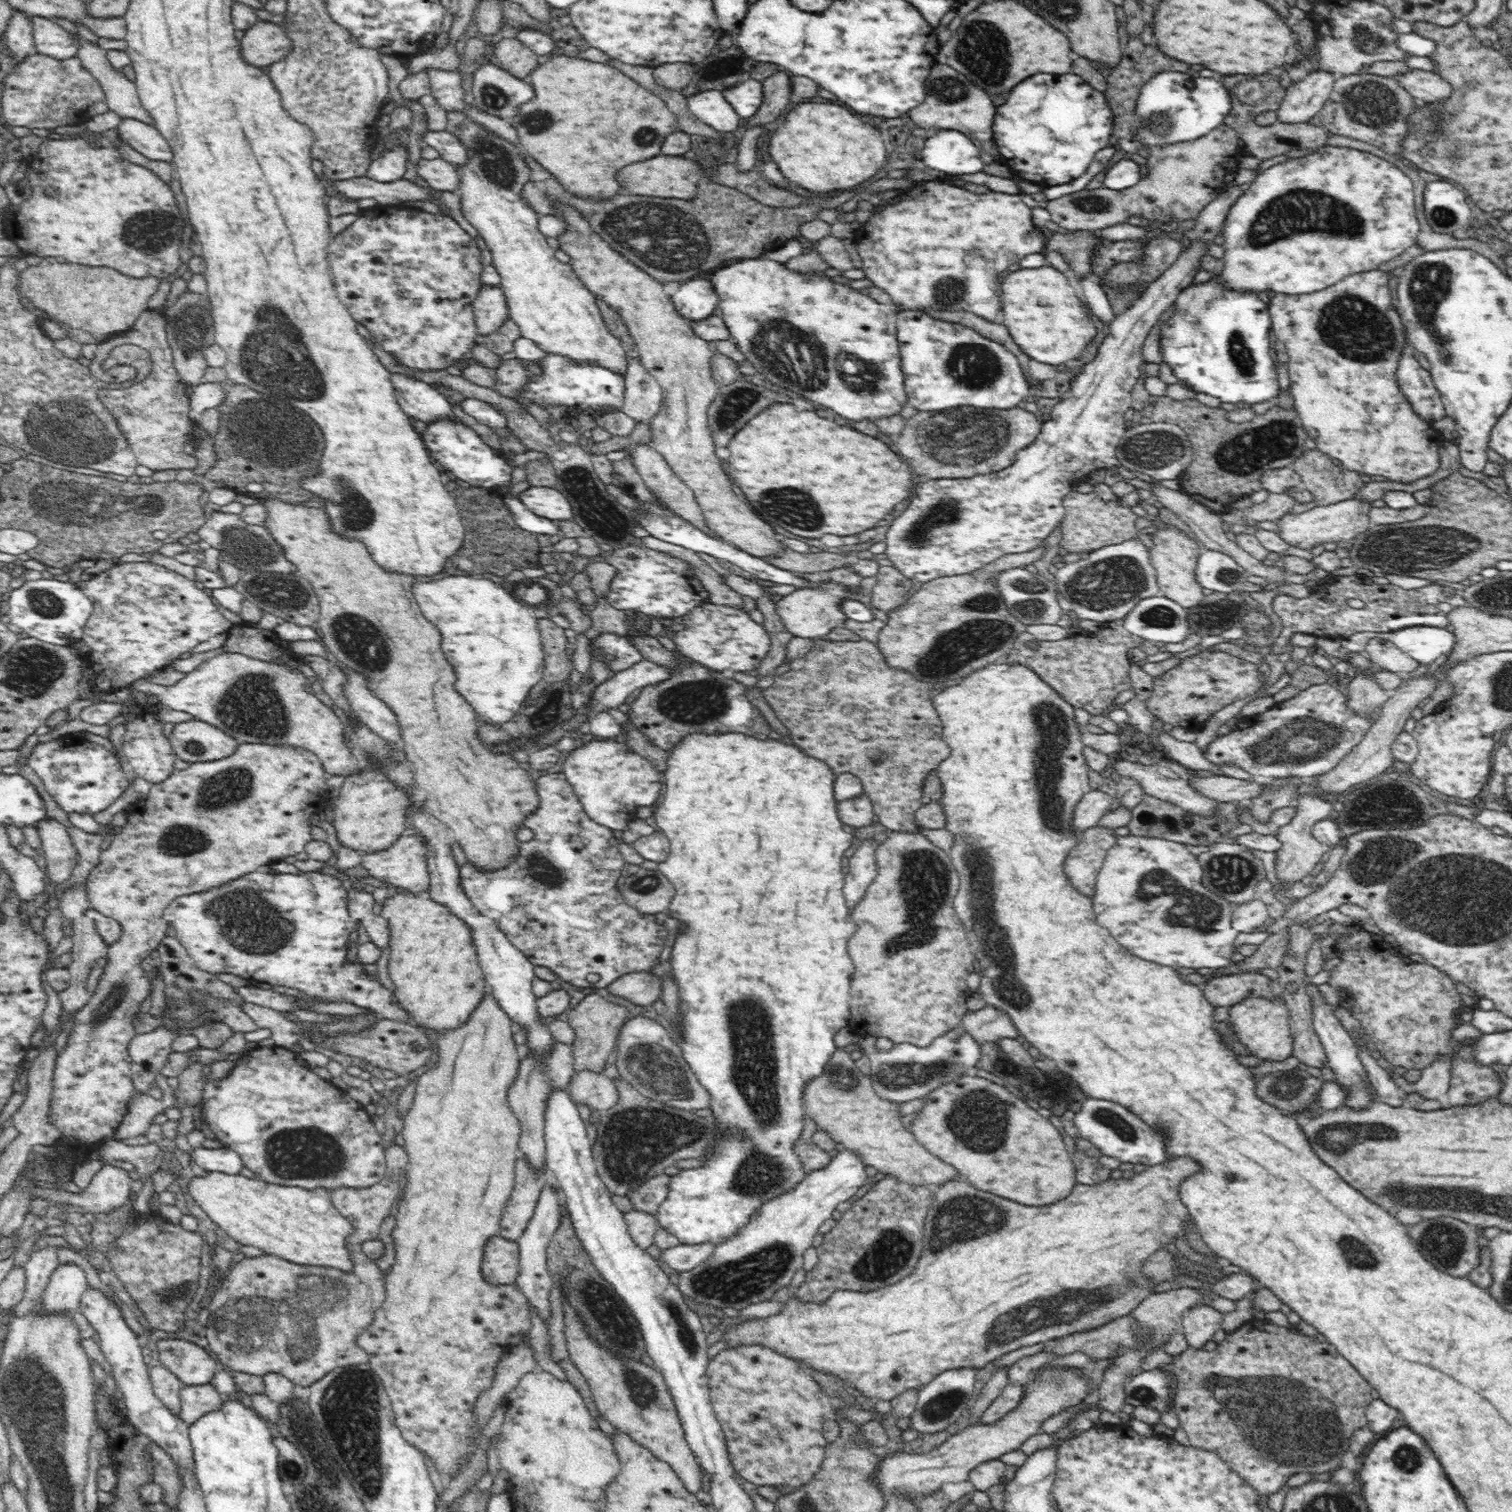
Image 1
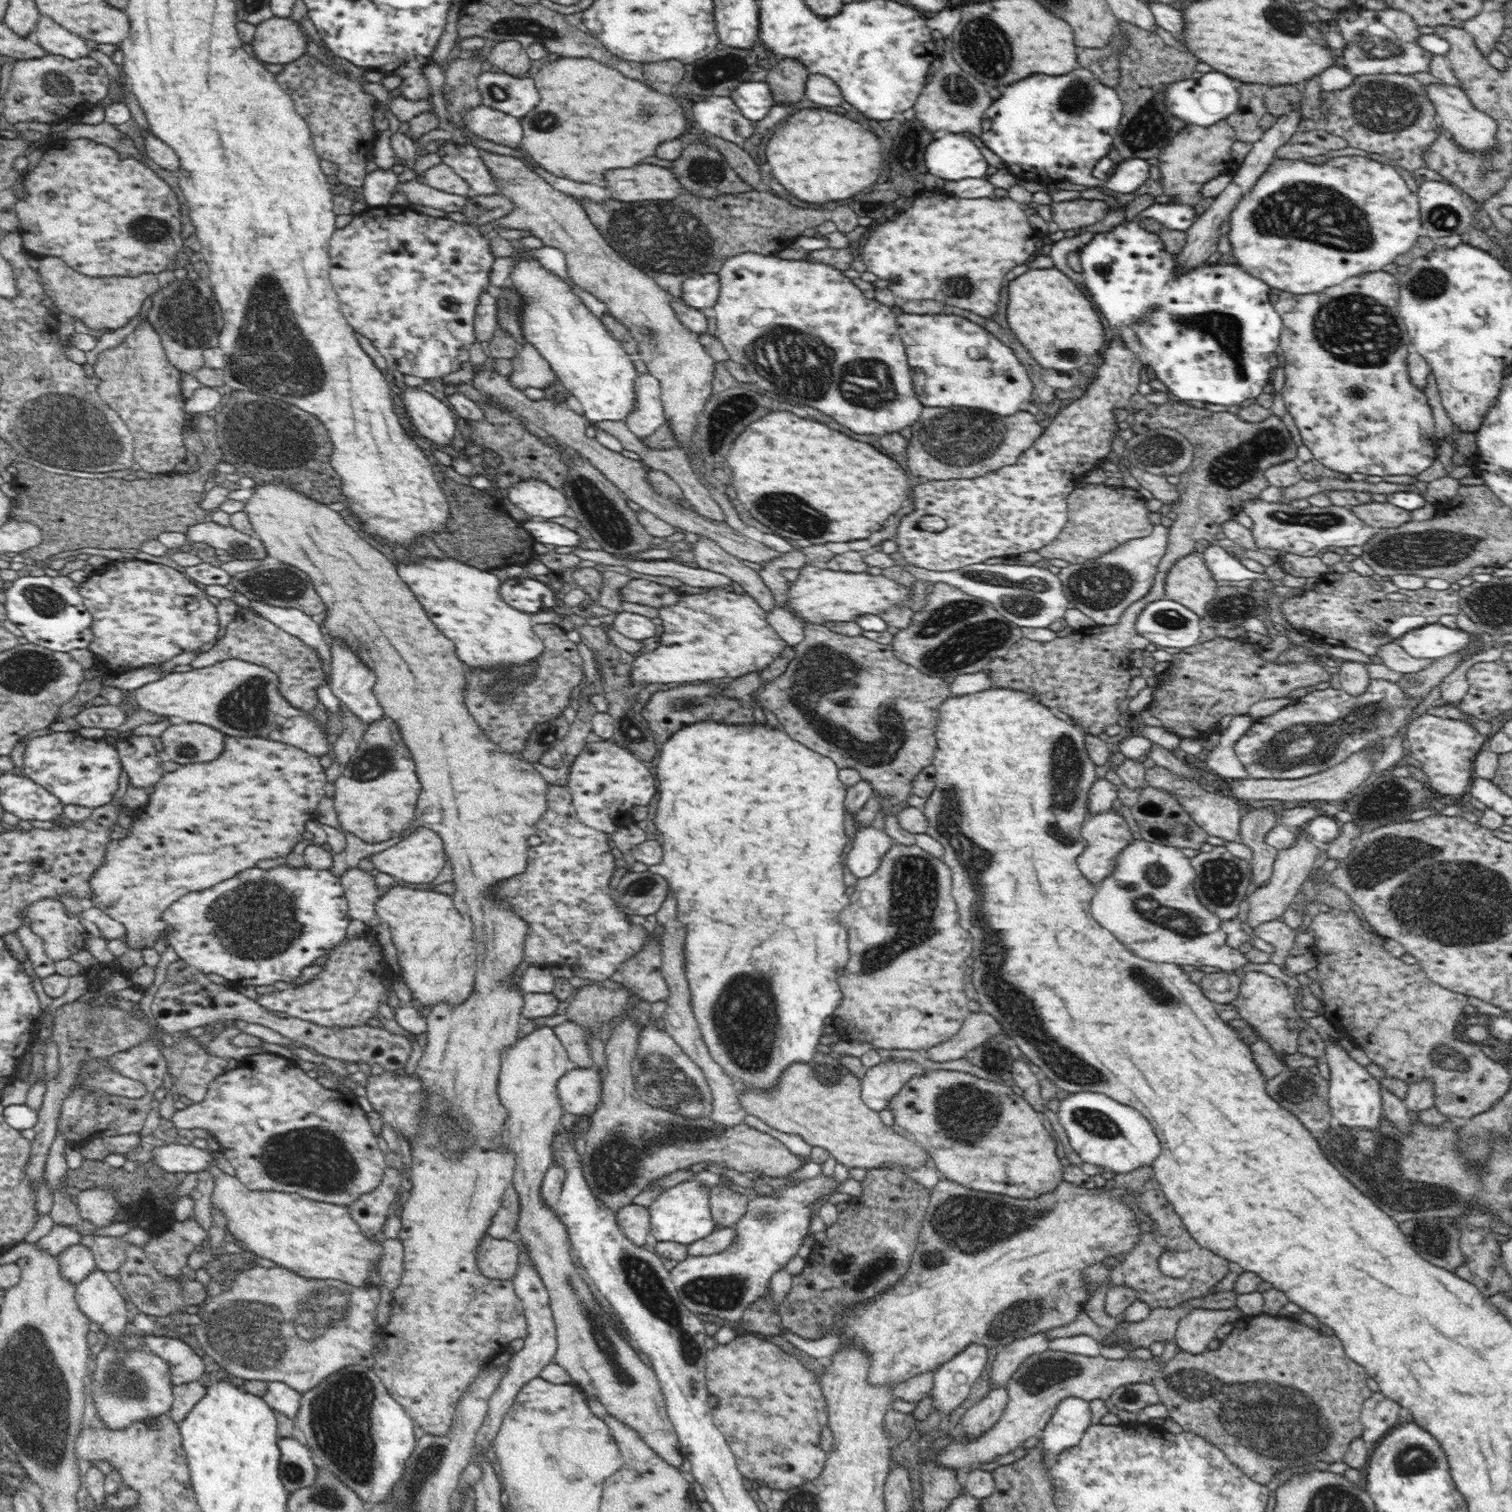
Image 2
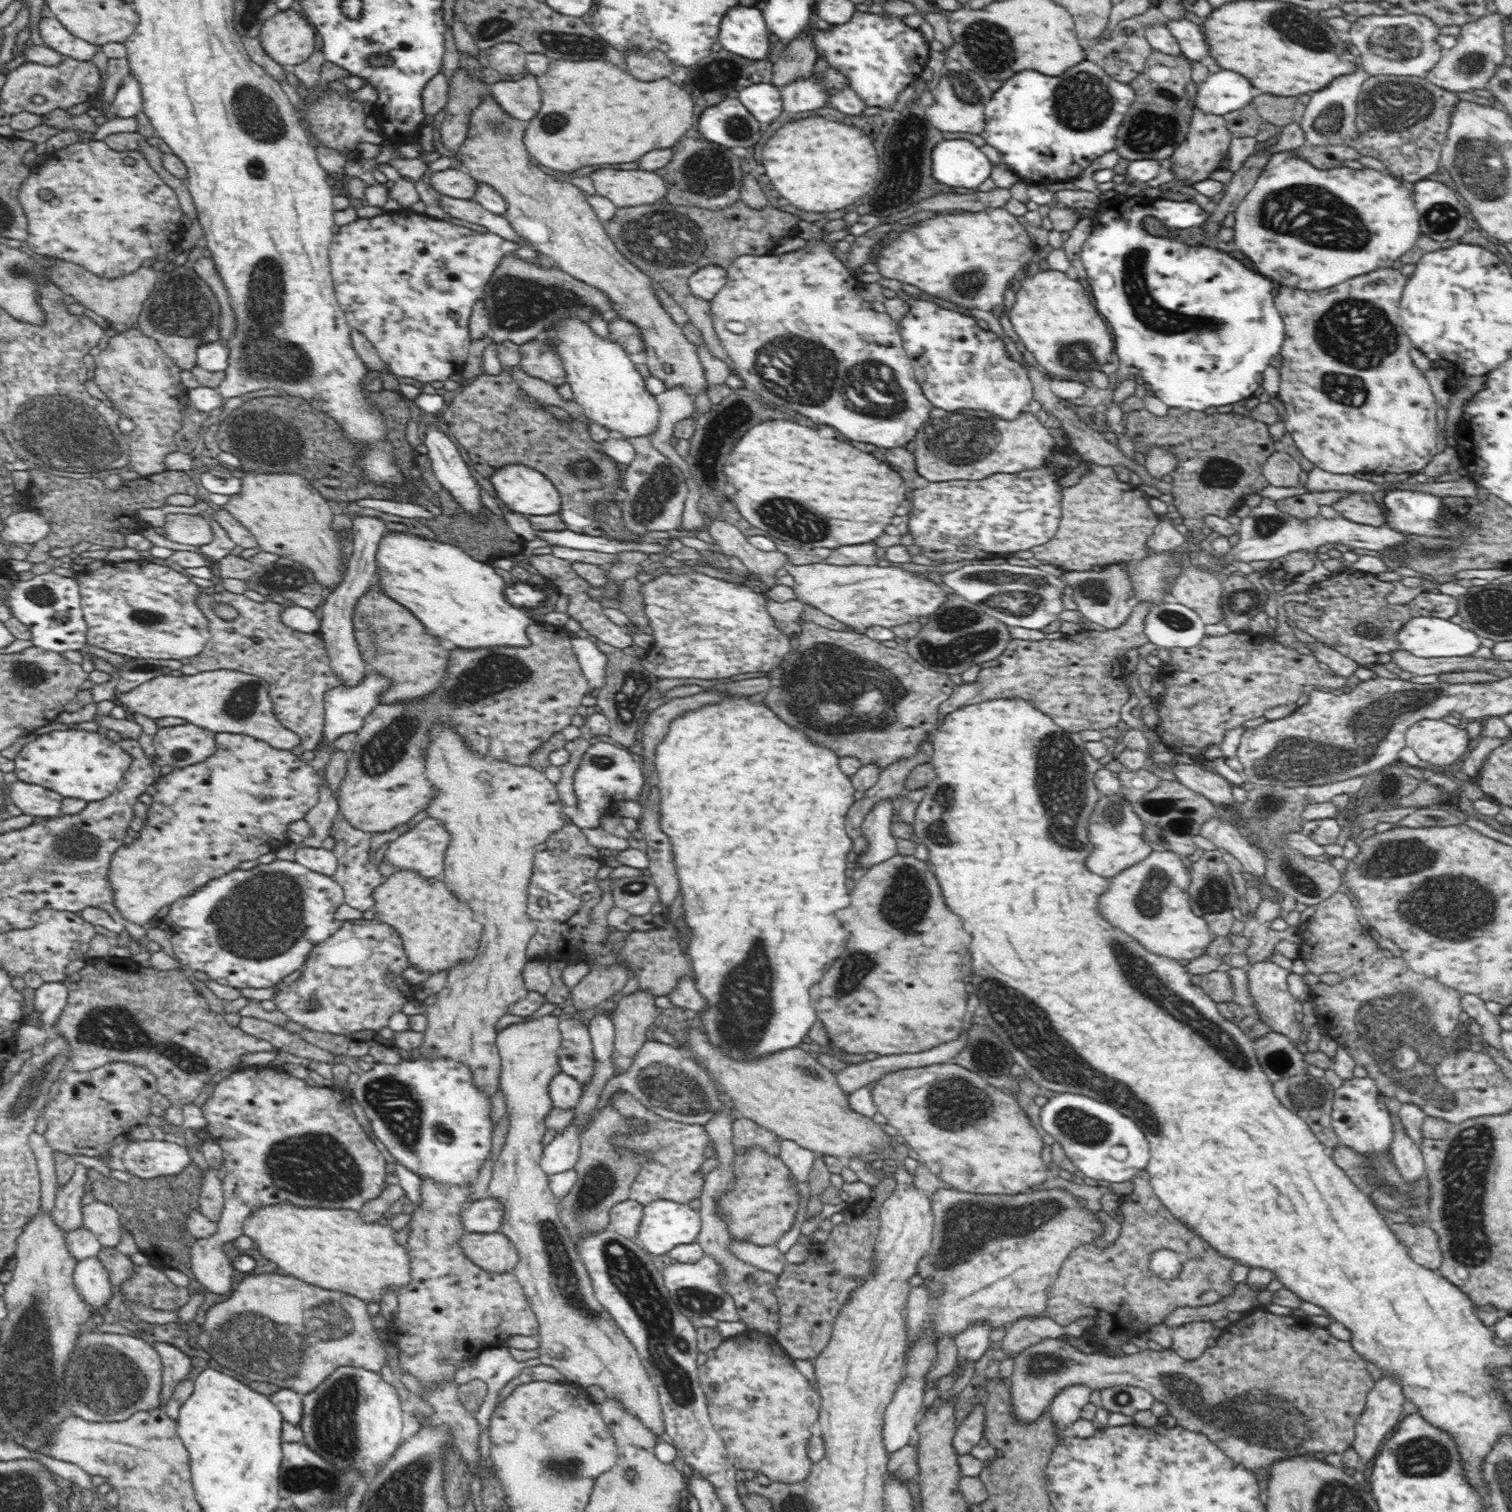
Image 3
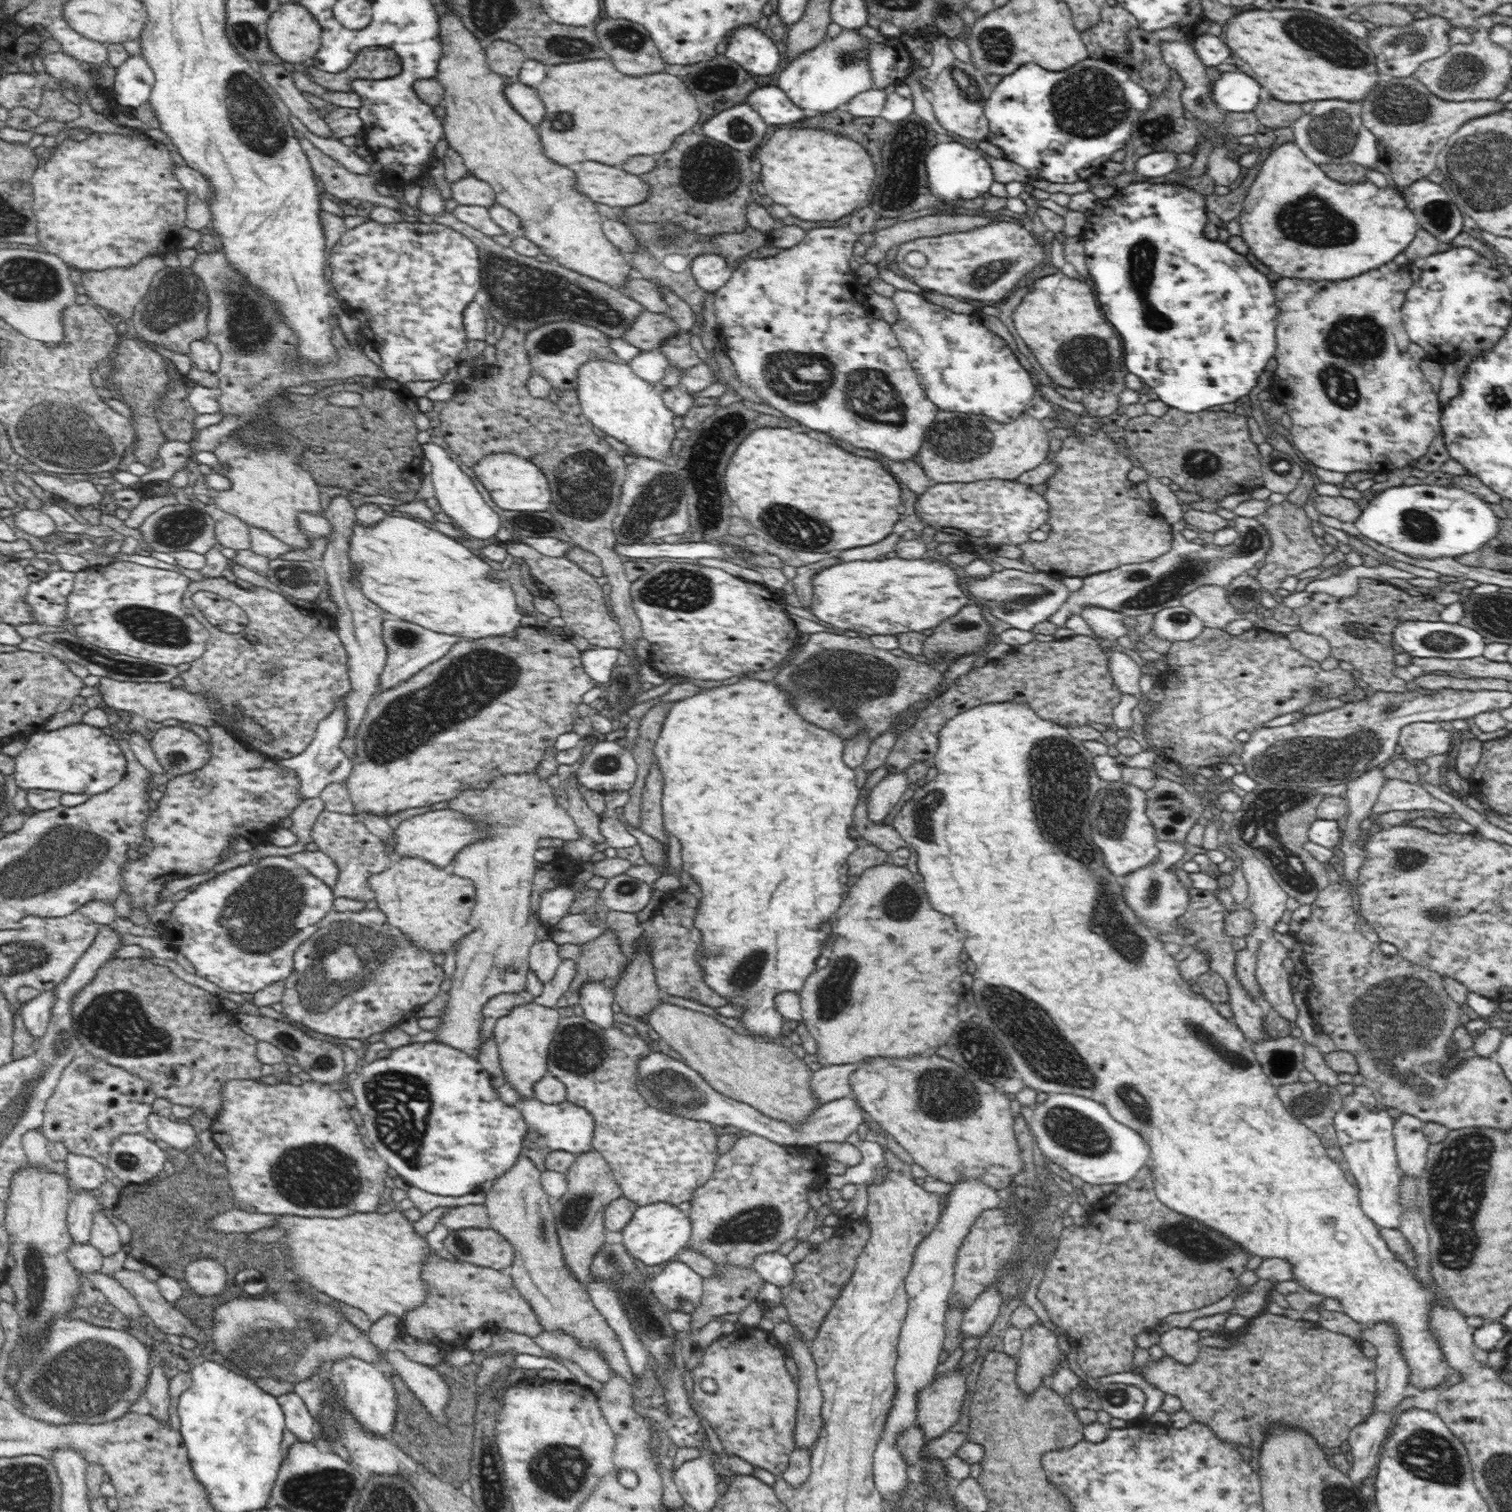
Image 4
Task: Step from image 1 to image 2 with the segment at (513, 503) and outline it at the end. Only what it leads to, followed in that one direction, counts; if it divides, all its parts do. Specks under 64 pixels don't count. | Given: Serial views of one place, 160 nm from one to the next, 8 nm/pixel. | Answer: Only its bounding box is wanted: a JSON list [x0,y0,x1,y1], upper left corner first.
[522,519,580,546]

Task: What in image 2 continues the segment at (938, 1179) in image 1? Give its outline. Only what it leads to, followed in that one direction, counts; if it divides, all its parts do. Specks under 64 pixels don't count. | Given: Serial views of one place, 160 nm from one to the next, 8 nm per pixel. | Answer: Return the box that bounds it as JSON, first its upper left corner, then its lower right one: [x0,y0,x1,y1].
[737,1062,932,1170]

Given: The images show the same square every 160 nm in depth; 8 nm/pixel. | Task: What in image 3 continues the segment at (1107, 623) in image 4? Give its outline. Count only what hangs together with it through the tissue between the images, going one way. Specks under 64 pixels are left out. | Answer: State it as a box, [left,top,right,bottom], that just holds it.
[1062,561,1132,630]

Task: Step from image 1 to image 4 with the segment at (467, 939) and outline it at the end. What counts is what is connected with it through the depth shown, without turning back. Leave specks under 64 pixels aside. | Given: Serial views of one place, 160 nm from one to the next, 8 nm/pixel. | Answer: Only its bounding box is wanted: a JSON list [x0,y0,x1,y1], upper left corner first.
[368,856,475,955]

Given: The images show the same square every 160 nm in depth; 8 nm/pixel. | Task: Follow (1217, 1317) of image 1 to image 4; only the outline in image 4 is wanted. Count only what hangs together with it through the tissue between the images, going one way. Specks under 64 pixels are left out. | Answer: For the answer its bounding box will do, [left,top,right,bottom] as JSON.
[1159,1327,1202,1364]

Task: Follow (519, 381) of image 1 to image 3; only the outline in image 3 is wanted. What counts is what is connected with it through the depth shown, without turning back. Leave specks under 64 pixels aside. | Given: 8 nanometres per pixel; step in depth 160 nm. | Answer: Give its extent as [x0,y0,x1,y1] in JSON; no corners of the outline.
[520,331,566,386]

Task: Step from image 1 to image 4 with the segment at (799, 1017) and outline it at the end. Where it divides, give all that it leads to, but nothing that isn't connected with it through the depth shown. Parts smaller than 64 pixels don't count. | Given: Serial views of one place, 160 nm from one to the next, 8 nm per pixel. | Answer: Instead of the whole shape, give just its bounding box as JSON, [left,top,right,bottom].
[621,678,861,1266]

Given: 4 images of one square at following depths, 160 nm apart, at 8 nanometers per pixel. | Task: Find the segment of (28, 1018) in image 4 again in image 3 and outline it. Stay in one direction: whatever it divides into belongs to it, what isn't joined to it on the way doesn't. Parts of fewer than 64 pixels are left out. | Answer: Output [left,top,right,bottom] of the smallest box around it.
[33,982,68,1027]

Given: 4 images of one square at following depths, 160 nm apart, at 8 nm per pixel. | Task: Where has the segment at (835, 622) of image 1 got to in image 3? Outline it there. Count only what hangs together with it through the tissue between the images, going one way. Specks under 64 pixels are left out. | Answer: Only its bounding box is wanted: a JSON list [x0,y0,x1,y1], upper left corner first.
[783,562,949,631]

